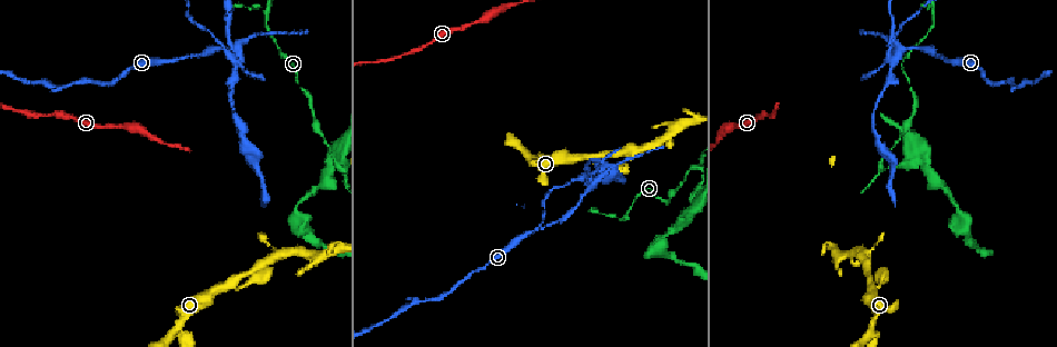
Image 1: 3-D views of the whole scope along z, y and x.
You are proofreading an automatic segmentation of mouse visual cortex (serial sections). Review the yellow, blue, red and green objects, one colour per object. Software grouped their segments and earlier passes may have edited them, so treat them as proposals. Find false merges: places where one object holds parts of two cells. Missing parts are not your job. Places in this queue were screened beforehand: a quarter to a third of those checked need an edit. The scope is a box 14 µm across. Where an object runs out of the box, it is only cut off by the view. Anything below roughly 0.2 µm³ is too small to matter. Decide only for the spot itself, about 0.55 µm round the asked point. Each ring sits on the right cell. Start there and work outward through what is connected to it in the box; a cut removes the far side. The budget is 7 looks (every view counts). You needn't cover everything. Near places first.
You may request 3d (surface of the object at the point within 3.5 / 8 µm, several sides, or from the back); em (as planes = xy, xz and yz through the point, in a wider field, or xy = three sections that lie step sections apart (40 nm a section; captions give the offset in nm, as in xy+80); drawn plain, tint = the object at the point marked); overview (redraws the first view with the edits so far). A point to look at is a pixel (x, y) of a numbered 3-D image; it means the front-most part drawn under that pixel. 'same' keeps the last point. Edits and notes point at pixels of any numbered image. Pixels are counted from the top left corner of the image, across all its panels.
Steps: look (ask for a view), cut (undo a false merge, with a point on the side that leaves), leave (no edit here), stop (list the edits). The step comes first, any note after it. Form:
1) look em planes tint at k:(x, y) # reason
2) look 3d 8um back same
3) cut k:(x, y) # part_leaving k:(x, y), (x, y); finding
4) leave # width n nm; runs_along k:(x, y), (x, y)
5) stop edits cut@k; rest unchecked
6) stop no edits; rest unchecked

look 3d 3.5um at 1:(265, 12) # sharp bend

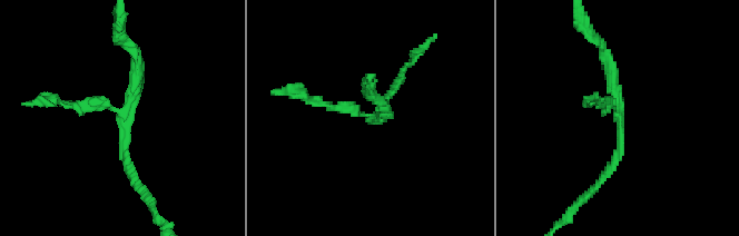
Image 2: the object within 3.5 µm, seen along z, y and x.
look em xy step 1 tint at 2:(618, 117)

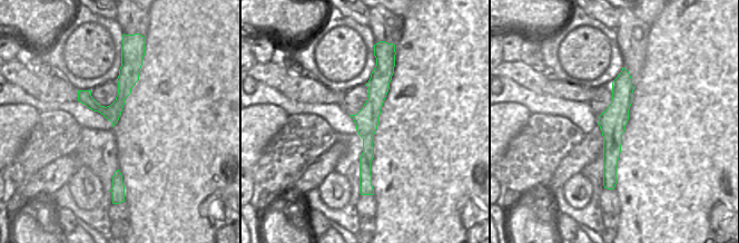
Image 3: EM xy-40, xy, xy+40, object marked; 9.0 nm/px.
look em planes tint same

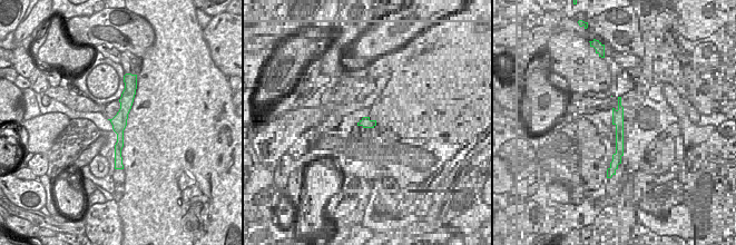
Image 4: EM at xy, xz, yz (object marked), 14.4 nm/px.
leave # runs_along 4:(129, 88), (119, 120), (117, 157); one cell here

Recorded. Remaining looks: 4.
look 3d 3.5um at 1:(236, 59)

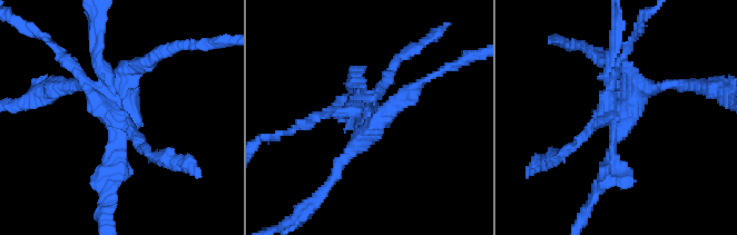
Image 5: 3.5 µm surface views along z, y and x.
look em planes tint at 5:(118, 123) # now the EM

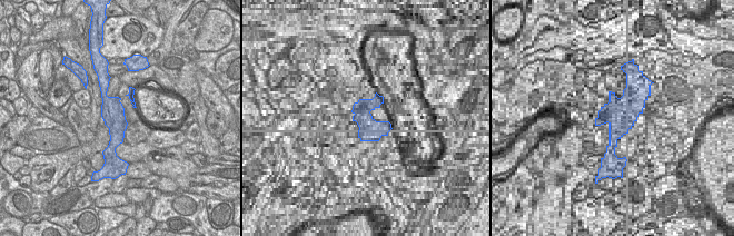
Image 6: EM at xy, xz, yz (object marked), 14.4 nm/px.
cut 5:(99, 71) # part_leaving 5:(120, 126), (106, 180), (106, 222); a second cell is stuck on

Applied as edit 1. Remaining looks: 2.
look 3d 3.5um at 1:(924, 169) # a narrow waist

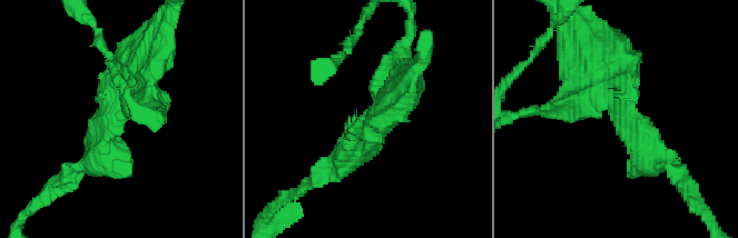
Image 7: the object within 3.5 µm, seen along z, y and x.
look em planes tint at 7:(123, 113) # now the EM

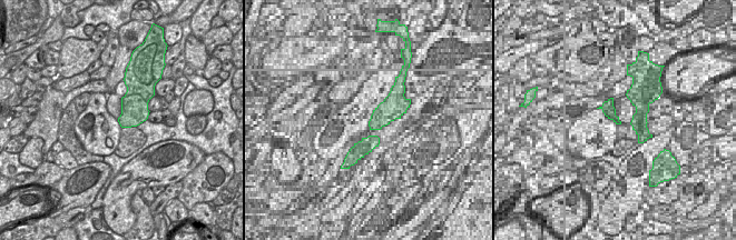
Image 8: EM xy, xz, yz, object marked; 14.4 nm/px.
cut 7:(360, 139) # border 8:(125, 96), (139, 94), (147, 102); two cells meet here

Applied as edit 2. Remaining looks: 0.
stop edits cut@5, cut@7; rest unchecked

